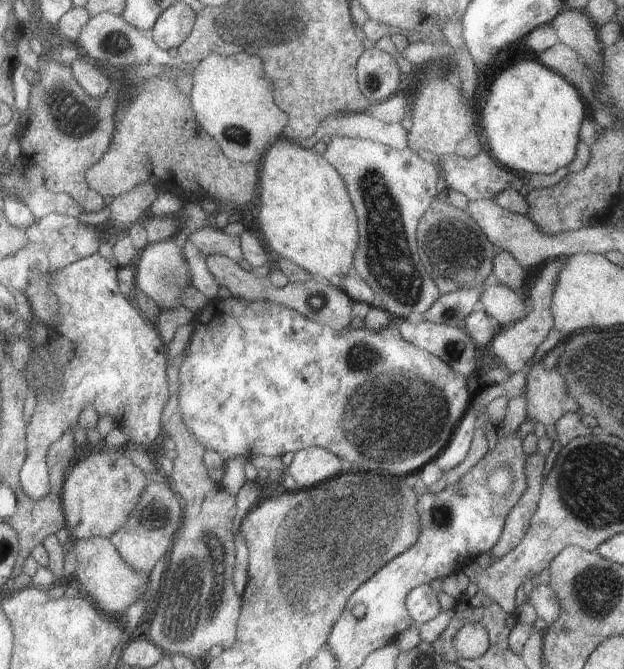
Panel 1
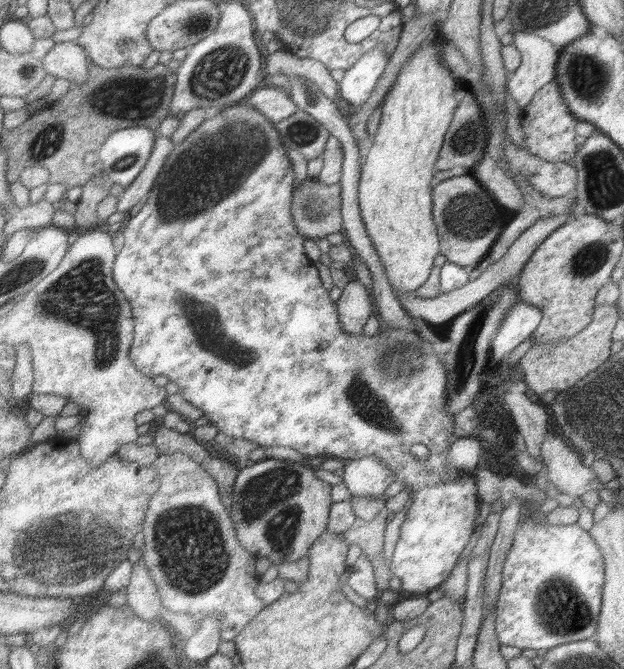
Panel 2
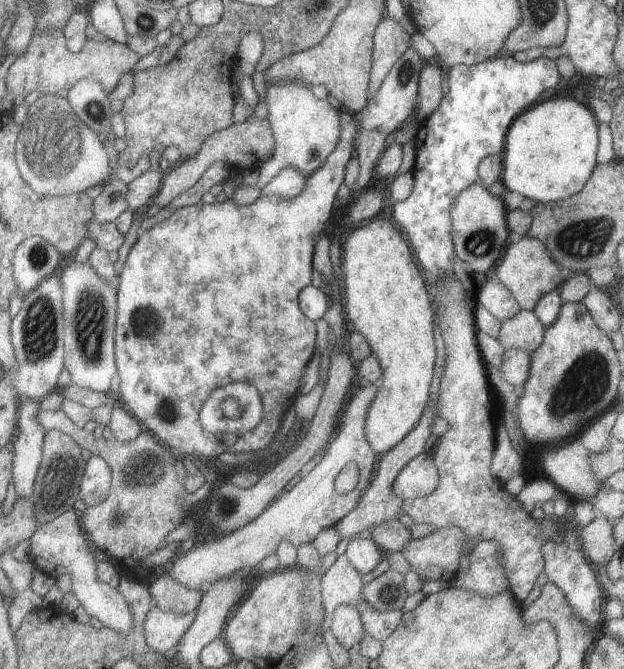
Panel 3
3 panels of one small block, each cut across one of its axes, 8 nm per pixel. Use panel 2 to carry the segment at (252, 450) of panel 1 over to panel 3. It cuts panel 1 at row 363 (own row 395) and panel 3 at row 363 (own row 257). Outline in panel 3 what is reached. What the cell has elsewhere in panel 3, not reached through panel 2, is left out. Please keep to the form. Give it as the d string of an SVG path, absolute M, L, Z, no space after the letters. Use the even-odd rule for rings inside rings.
M339 110L339 118L341 118L341 138L339 138L339 146L335 148L335 152L327 158L327 162L323 164L323 168L319 168L317 172L313 172L307 178L305 190L295 196L295 198L285 198L285 196L261 196L255 198L255 202L251 204L237 204L233 200L225 200L225 202L213 202L213 204L203 204L197 202L193 206L185 206L179 208L175 212L171 212L169 218L163 218L161 222L157 222L153 228L145 230L137 242L131 246L129 256L121 268L121 276L119 276L119 286L117 286L117 324L115 324L115 366L117 366L117 374L119 374L119 404L123 404L127 408L127 412L131 416L135 416L135 420L139 420L139 424L143 426L143 430L147 430L149 434L153 434L157 440L163 440L169 448L173 448L175 456L187 456L187 458L199 458L199 460L207 460L207 458L217 458L219 454L227 454L227 452L251 452L251 450L259 450L265 448L267 444L271 444L273 434L277 432L281 418L285 414L285 410L295 402L297 394L297 386L299 386L299 378L303 374L305 364L309 362L313 348L315 348L315 330L313 330L313 322L307 320L299 306L297 306L297 294L303 286L311 286L311 272L313 272L313 252L315 246L311 242L311 234L319 232L321 226L325 222L331 220L331 214L335 210L335 200L337 200L337 190L339 186L345 182L345 168L349 164L349 156L351 156L351 138L355 134L355 126L353 126L353 114L347 114L343 110ZM227 382L247 382L253 384L259 390L259 398L263 404L263 418L261 422L249 430L243 438L239 438L233 444L225 444L223 440L211 436L209 432L205 432L199 424L199 408L203 406L203 400L211 394L211 390L227 384Z

